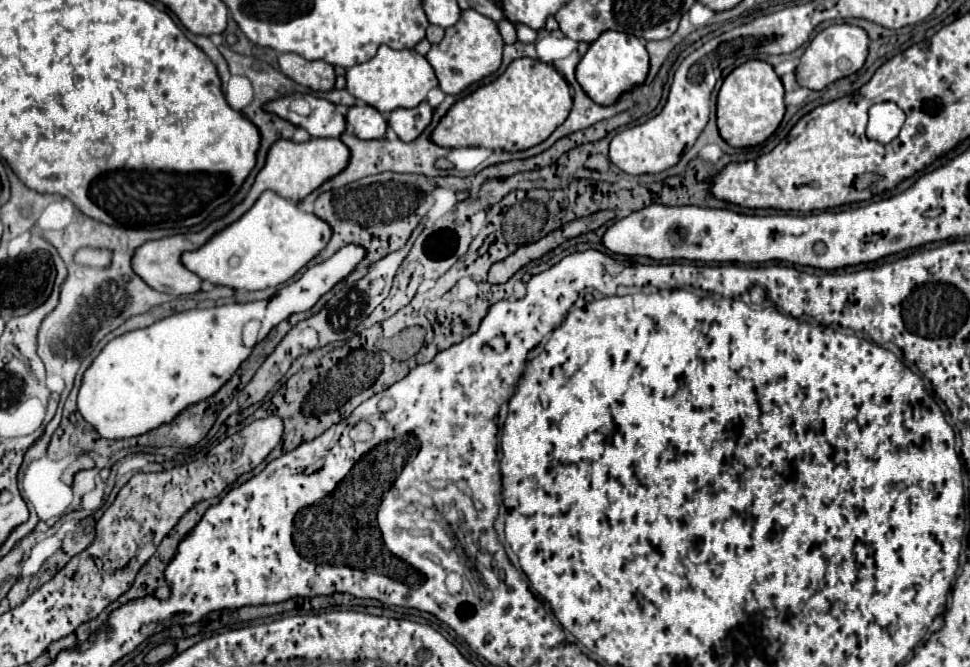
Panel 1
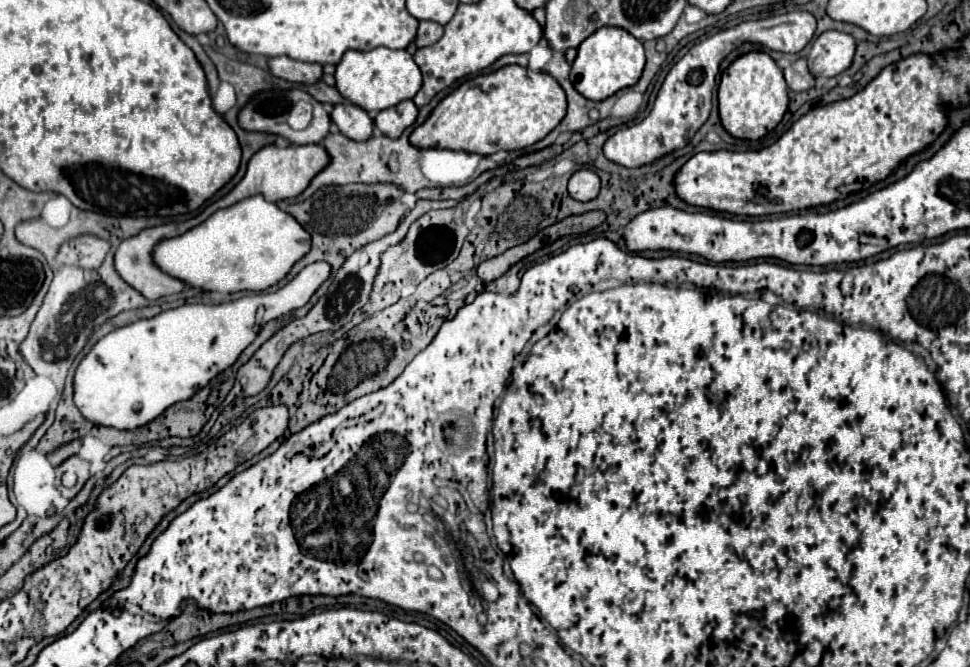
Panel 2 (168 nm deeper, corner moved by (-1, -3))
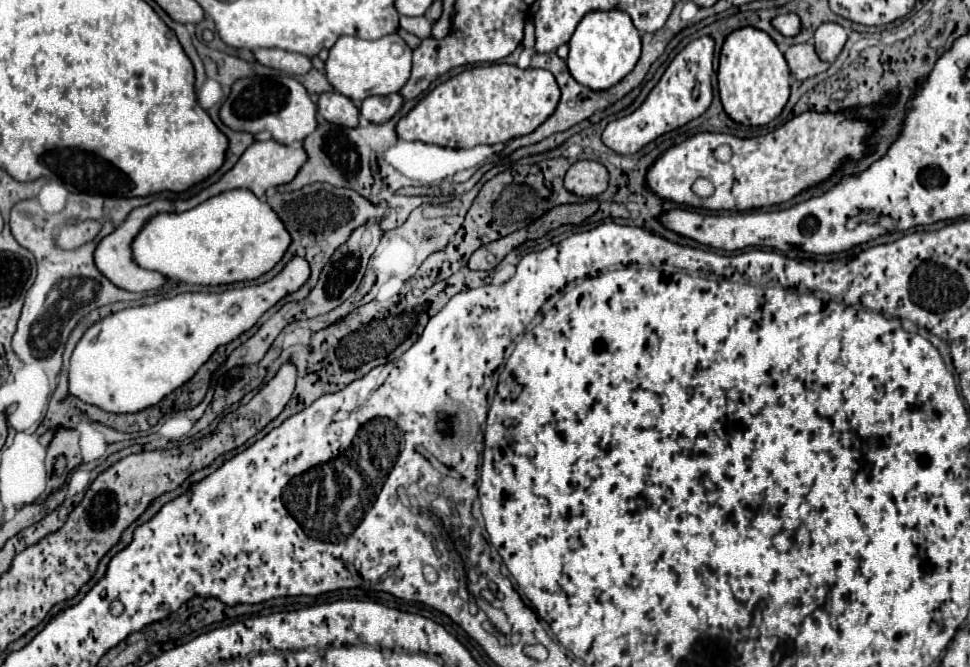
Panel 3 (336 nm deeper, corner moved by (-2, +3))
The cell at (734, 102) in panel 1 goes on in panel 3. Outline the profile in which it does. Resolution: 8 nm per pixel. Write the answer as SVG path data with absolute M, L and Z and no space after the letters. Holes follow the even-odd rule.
M741 28L727 36L719 56L719 94L727 116L739 124L765 126L781 114L789 100L789 68L777 44L757 28Z

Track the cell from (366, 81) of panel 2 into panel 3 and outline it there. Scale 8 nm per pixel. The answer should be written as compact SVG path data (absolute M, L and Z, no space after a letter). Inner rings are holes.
M389 34L379 40L341 36L337 44L329 50L329 60L325 62L325 76L337 92L351 98L355 104L363 102L363 98L369 96L387 96L399 92L411 76L411 48L407 48L405 40L399 34Z

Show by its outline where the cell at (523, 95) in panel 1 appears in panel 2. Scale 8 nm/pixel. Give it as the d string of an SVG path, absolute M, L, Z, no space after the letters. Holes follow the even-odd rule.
M504 66L496 72L480 74L462 82L452 94L442 98L430 116L414 128L410 134L410 144L416 148L448 148L476 152L482 156L494 154L498 150L522 150L552 132L562 122L562 116L566 116L566 94L550 74L532 72L522 66Z

